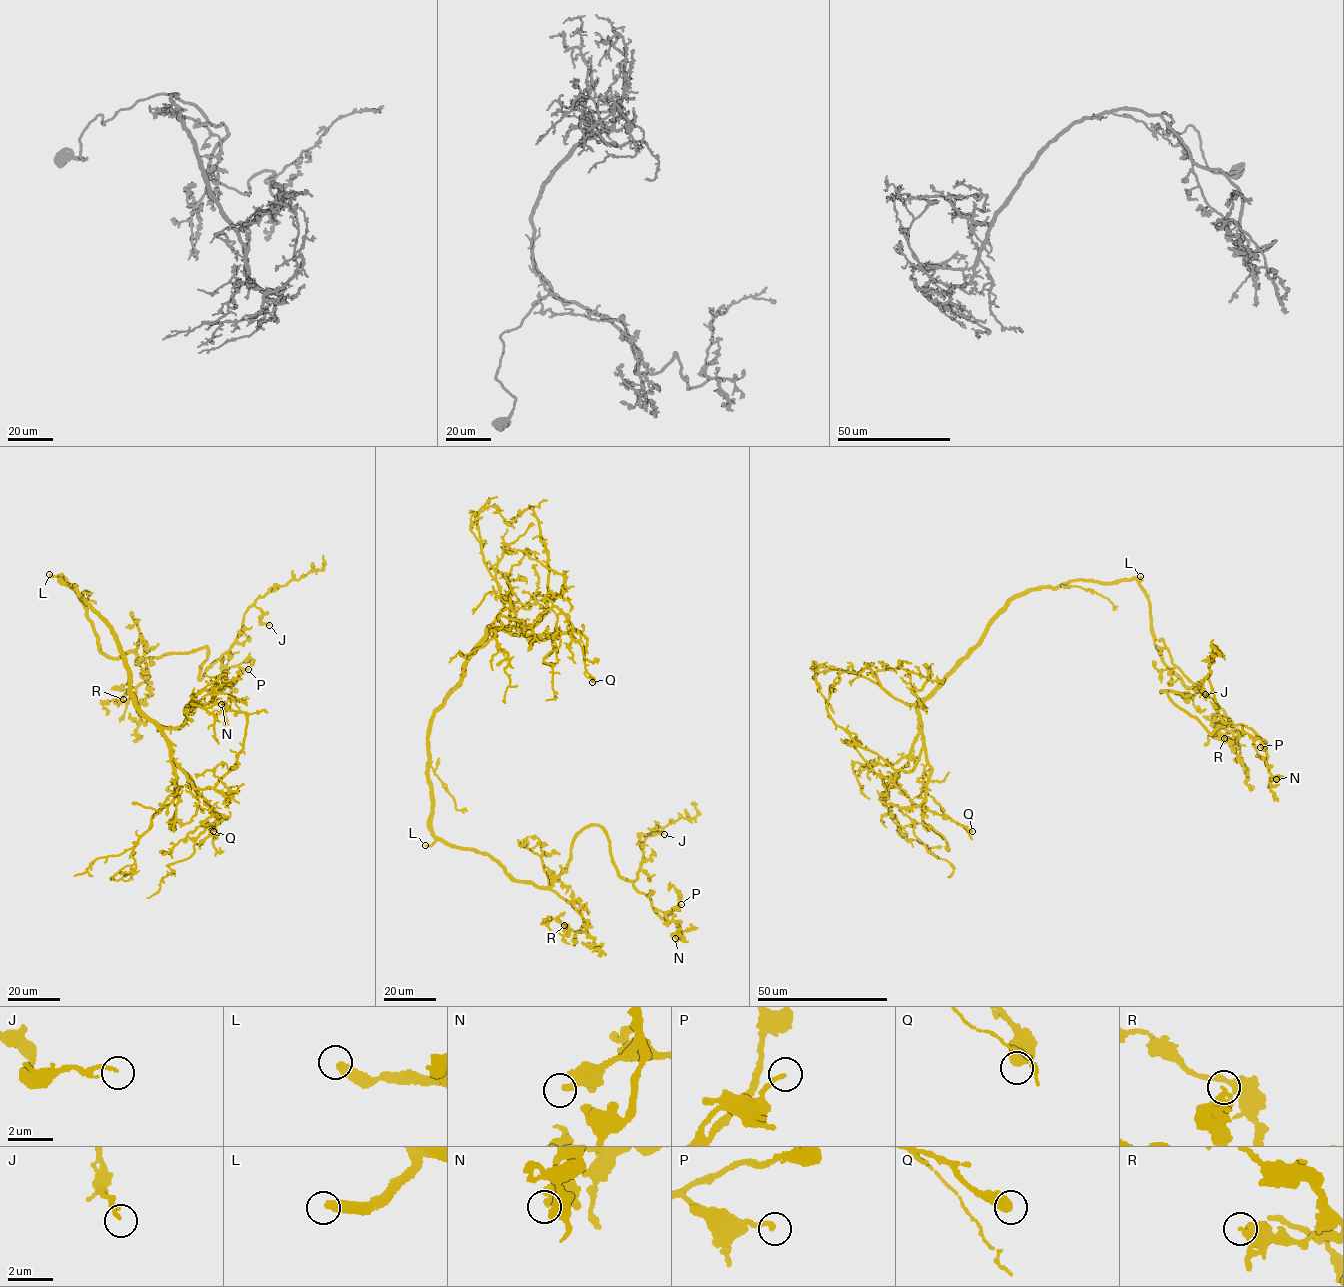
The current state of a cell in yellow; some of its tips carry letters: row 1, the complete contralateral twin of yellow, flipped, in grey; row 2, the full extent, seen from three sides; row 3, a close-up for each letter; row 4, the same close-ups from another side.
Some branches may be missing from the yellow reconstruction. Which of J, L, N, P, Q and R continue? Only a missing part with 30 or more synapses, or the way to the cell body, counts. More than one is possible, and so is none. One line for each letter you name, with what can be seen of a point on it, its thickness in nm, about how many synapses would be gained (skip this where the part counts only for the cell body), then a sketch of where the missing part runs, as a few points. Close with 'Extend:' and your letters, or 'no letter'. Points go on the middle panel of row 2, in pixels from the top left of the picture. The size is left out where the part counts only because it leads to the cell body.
L: Place: (425, 845). Thickness 320 nm. Course of what is missing: (425, 845), (418, 855), (386, 867), (390, 873)
Extend: L

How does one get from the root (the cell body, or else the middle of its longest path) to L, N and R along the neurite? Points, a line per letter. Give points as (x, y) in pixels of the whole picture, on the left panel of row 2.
L: (63, 582), (60, 575), (49, 574)
N: (63, 582), (109, 656), (133, 651), (139, 661), (206, 646), (200, 679), (222, 658), (230, 691), (221, 704)
R: (63, 582), (60, 576), (76, 591), (103, 653), (133, 652), (146, 665), (146, 681), (123, 699)

